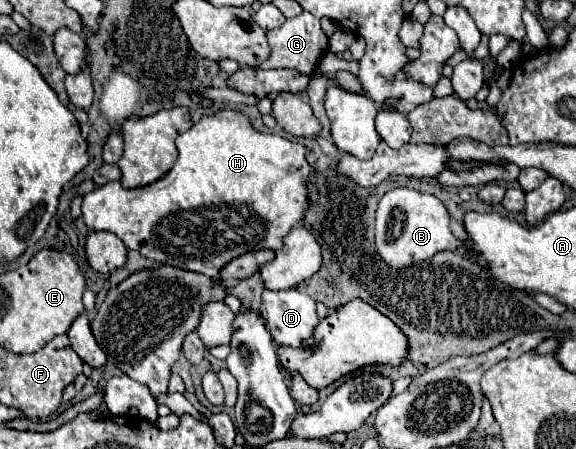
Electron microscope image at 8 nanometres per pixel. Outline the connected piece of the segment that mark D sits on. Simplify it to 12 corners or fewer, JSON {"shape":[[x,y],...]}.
{"shape":[[265,290],[263,308],[279,346],[305,344],[319,324],[313,298]]}

